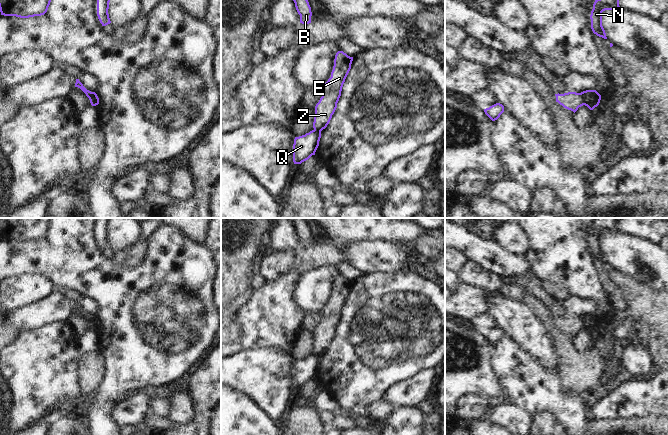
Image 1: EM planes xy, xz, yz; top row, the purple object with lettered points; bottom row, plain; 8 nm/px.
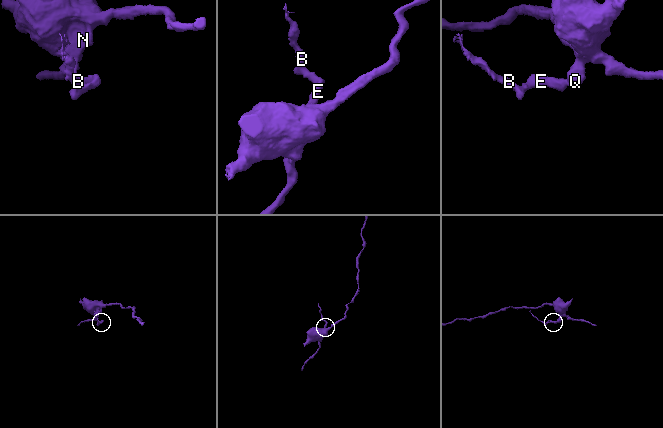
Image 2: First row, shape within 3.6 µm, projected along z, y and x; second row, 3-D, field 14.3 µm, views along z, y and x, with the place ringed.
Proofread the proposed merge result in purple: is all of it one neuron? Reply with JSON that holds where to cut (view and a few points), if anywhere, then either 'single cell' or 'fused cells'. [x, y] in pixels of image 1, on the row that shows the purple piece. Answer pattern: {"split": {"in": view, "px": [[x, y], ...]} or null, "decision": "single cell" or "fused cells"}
{"split": {"in": "yz", "px": [[580, 93], [584, 104]]}, "decision": "fused cells"}

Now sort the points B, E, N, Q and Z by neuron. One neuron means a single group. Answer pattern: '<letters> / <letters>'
B E Z / N Q

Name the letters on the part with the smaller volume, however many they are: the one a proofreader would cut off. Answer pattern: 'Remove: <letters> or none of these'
Remove: B, E, Z

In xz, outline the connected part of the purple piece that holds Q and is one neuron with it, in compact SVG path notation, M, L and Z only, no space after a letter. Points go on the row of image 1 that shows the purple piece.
M312 130L299 137L295 137L293 144L294 164L301 164L308 160L312 155L315 155L319 146L320 138L321 133L316 130Z

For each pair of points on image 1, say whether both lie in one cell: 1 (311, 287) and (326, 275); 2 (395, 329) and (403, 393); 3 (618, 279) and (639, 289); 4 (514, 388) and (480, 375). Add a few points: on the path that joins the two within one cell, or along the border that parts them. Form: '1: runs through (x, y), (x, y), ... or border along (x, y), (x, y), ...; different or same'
1: runs through (315, 287), (322, 279); same
2: border along (422, 370), (394, 384), (384, 397); different
3: runs through (623, 281), (634, 289); same
4: border along (490, 360), (501, 387), (495, 397); different

